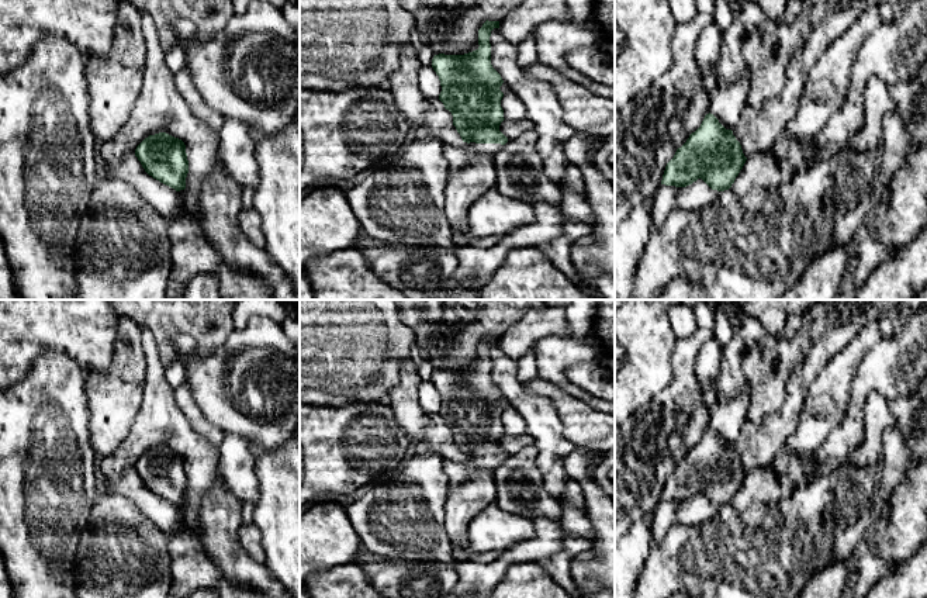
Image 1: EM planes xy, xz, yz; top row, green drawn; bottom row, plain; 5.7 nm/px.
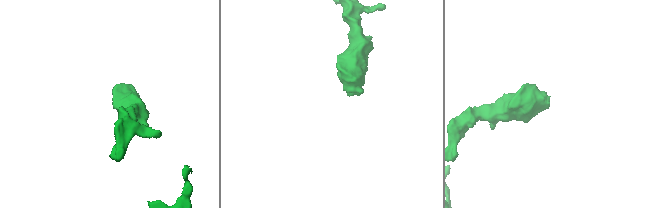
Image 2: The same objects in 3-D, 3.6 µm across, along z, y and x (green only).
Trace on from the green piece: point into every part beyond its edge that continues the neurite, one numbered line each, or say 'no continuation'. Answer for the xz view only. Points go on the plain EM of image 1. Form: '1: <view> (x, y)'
1: xz (460, 472)

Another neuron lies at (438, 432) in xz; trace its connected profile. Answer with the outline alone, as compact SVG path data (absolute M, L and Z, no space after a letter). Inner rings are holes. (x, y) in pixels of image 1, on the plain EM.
M429 414L430 425L425 429L423 438L419 442L411 443L411 454L423 454L435 452L443 460L460 462L463 454L453 440L453 431L445 424L437 414Z

